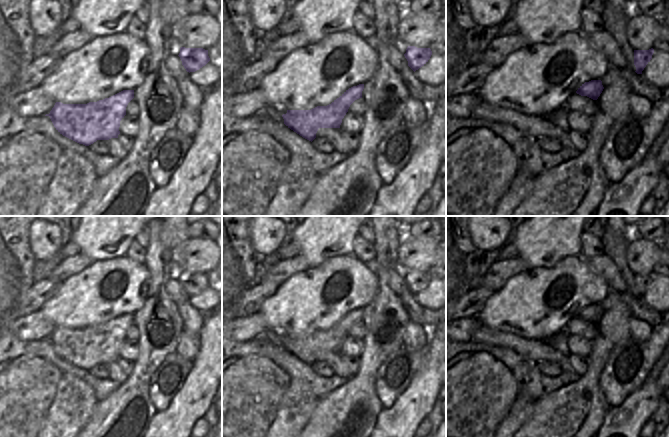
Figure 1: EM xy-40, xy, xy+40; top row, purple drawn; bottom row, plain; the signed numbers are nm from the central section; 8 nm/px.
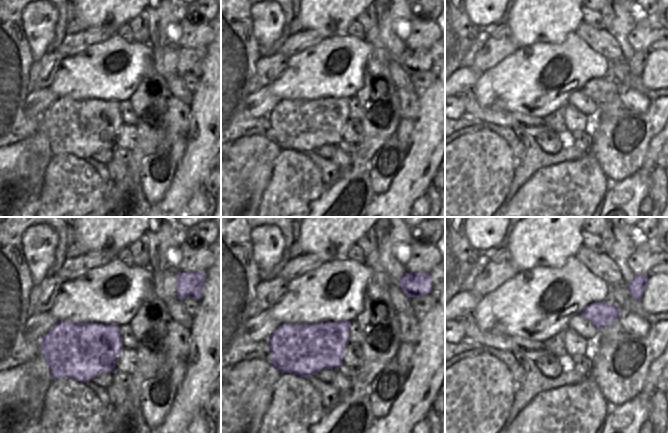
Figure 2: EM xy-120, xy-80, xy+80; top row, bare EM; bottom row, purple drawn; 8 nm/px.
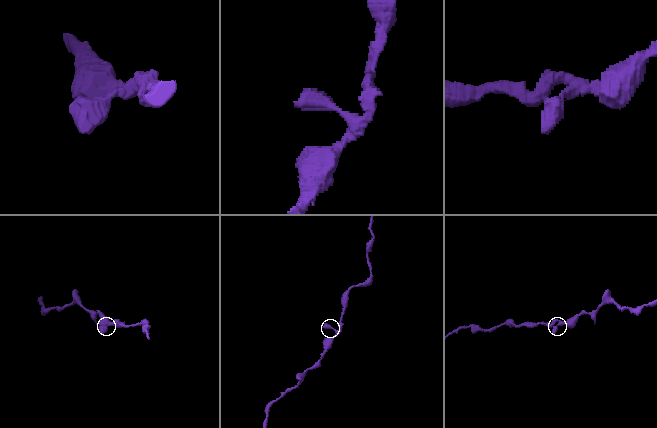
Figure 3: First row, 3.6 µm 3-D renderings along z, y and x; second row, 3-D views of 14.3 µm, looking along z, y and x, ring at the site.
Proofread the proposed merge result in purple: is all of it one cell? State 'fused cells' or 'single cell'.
single cell

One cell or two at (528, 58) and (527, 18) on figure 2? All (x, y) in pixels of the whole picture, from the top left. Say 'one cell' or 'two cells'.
two cells

